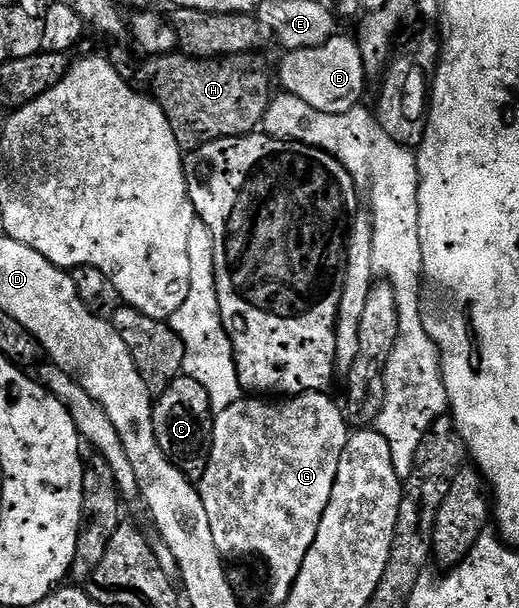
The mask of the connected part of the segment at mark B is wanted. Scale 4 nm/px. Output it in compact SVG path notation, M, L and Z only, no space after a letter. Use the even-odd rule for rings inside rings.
M335 33L316 48L302 48L289 51L284 55L278 71L278 83L287 94L298 97L310 105L310 109L318 109L318 113L334 113L341 115L350 109L361 106L364 95L364 62L360 46L351 34Z

